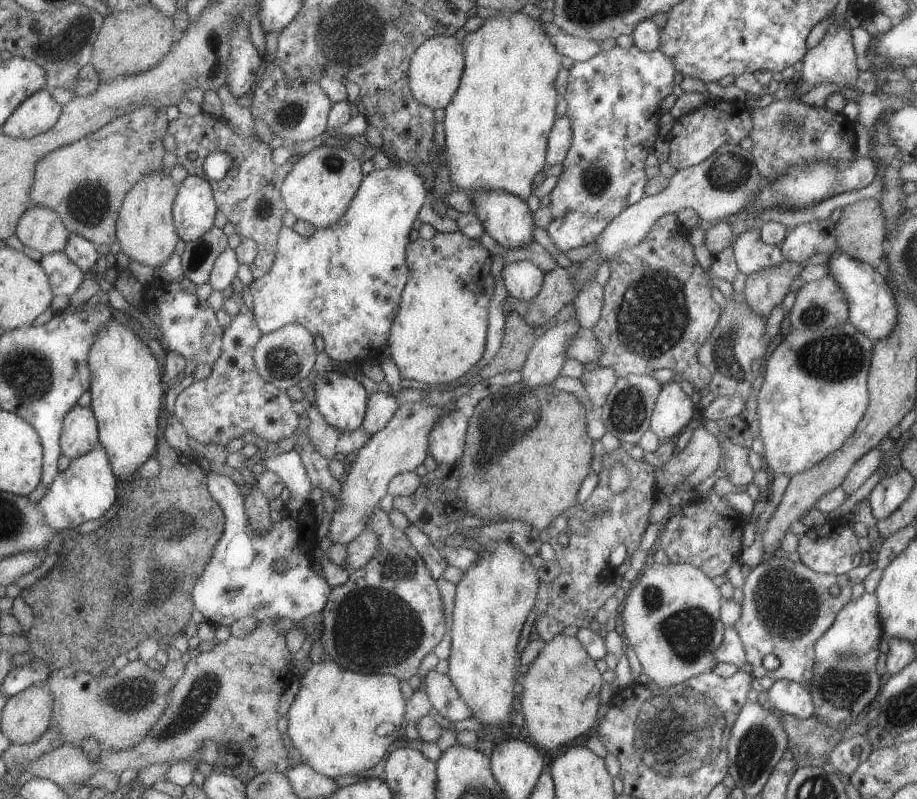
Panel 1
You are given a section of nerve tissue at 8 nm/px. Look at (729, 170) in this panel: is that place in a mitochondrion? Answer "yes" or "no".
yes

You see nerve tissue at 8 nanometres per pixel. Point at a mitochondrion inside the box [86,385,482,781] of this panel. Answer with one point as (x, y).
(374, 628)

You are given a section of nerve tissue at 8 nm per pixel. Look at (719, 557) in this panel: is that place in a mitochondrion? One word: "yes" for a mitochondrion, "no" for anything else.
no

